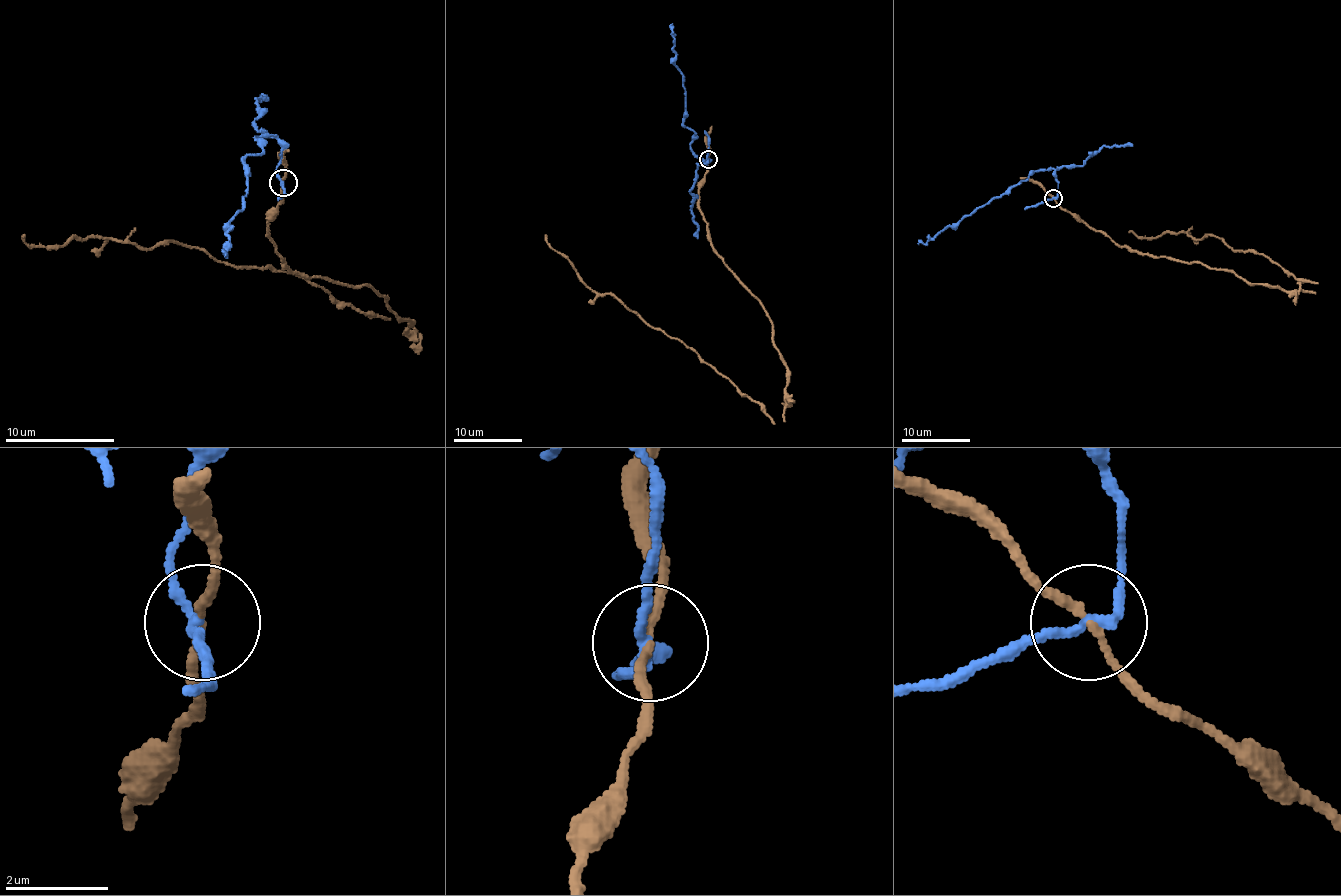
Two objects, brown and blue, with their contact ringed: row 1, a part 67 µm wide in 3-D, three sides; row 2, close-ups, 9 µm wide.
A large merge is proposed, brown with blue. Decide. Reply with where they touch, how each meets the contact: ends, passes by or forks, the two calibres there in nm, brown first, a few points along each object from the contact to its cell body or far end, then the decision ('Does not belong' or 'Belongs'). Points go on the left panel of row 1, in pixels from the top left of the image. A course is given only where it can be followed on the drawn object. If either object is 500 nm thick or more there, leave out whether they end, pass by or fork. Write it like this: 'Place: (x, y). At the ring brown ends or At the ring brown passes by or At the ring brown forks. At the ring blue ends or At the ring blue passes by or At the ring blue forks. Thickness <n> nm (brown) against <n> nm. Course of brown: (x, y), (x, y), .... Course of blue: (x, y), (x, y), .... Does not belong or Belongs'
Place: (283, 182). At the ring brown passes by. At the ring blue passes by. Thickness 150 nm (brown) against 180 nm. Course of brown: (284, 183), (267, 219), (281, 260), (369, 284), (407, 331), (303, 276), (166, 241), (29, 246), (21, 235). Course of blue: (284, 183), (276, 139), (256, 137), (262, 150), (243, 161), (243, 208), (229, 221), (226, 257), (224, 249). Does not belong

